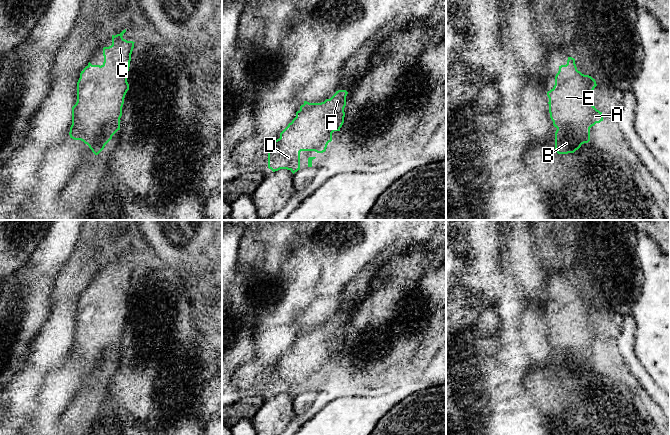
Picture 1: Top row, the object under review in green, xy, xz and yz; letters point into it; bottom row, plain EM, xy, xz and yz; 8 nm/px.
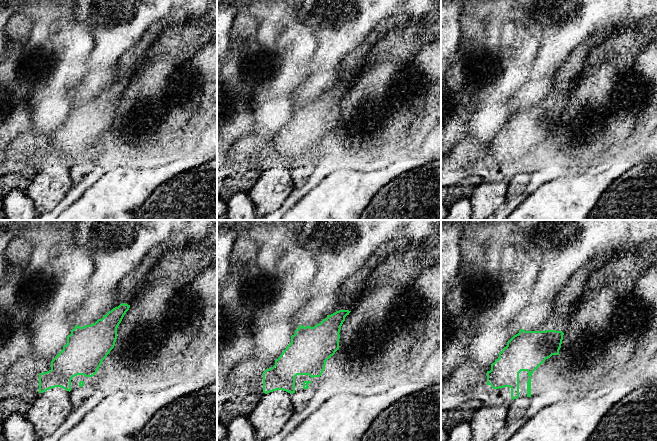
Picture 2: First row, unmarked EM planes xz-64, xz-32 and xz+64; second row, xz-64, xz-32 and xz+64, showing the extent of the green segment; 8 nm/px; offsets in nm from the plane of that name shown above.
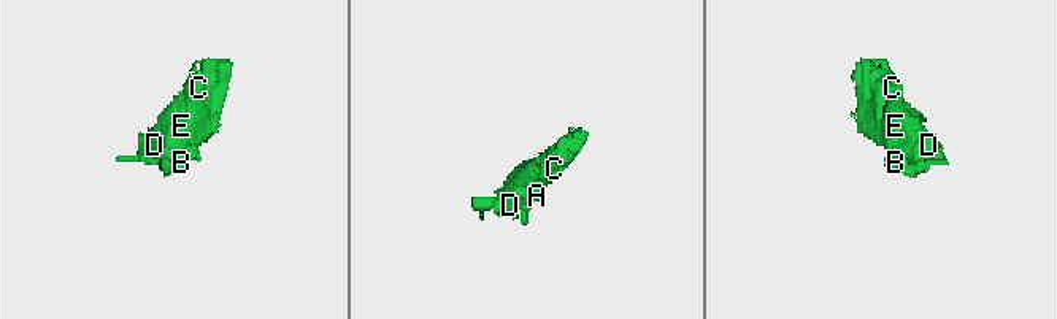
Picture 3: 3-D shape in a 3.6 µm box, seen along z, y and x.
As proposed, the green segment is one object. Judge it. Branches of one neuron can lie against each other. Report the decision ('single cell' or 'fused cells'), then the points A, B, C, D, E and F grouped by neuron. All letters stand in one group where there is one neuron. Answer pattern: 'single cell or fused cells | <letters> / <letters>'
single cell | A B C D E F

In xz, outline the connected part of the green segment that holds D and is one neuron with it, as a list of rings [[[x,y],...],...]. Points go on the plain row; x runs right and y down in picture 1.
[[[338,314],[330,323],[321,327],[304,325],[300,334],[296,336],[296,341],[280,357],[280,362],[274,364],[272,370],[268,371],[268,392],[273,396],[287,393],[294,398],[300,394],[301,375],[325,376],[328,367],[332,365],[332,357],[340,355],[344,347],[347,318],[346,314]]]

